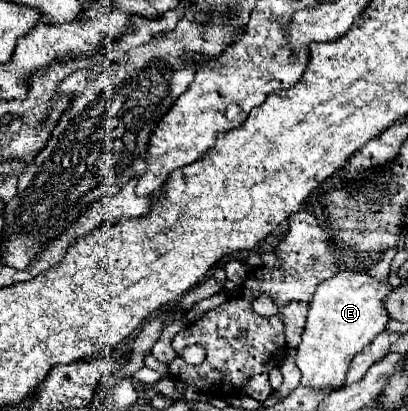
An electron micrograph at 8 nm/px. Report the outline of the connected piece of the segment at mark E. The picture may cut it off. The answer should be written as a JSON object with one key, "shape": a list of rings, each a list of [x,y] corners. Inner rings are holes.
{"shape":[[[364,270],[338,272],[318,286],[310,302],[306,328],[296,354],[296,366],[302,372],[302,386],[314,390],[338,390],[344,386],[352,358],[362,352],[390,320],[382,304],[390,292],[392,286],[388,282],[378,282]]]}

